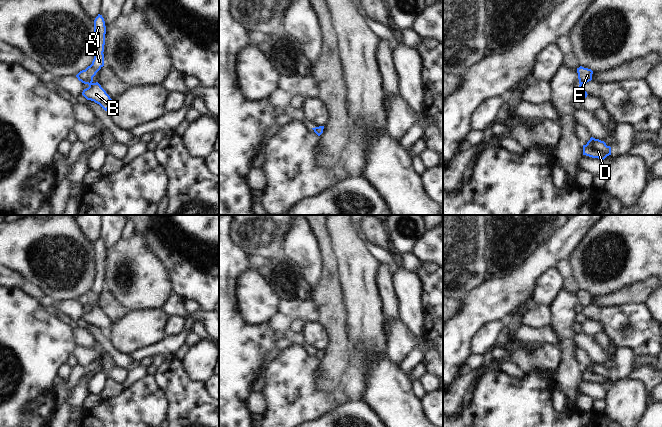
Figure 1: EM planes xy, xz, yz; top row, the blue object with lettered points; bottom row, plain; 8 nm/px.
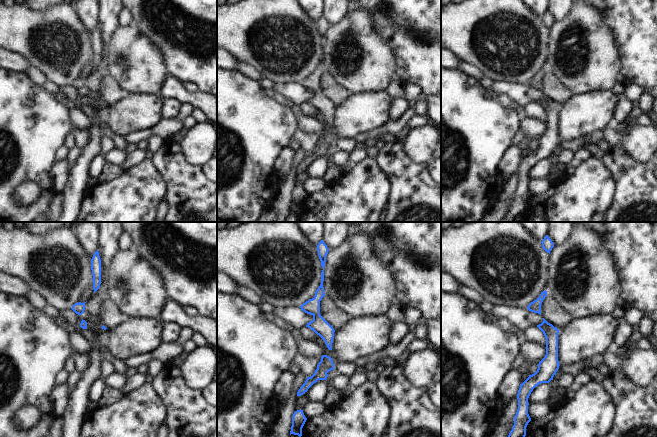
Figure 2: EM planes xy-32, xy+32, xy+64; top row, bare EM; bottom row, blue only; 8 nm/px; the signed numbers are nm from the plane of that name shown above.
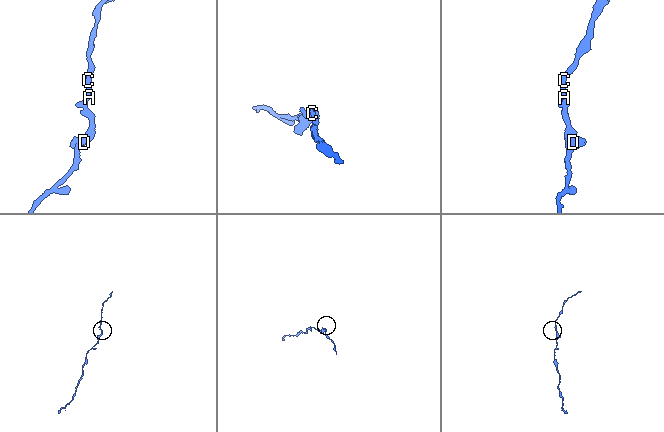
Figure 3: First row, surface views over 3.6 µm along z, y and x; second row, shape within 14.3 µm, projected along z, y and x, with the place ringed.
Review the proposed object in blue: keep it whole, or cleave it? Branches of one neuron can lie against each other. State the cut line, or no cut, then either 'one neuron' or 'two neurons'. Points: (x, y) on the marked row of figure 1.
cut none; one neuron

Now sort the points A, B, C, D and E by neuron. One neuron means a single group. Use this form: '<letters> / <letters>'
A B C D E

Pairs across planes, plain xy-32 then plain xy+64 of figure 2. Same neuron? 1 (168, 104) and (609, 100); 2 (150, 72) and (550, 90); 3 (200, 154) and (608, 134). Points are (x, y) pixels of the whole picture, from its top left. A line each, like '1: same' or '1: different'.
1: different
2: different
3: same

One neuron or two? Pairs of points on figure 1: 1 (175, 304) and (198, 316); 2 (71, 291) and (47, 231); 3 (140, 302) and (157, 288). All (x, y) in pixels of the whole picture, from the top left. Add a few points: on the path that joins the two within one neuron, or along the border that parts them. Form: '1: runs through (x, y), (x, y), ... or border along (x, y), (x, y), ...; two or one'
1: runs through (181, 310), (185, 314), (192, 316); one
2: runs through (64, 276), (63, 266), (47, 246); one
3: runs through (144, 298), (153, 289); one

